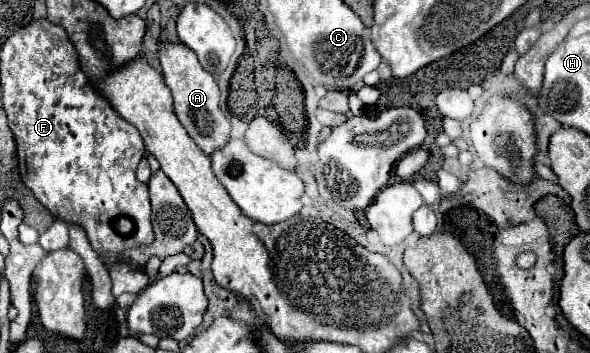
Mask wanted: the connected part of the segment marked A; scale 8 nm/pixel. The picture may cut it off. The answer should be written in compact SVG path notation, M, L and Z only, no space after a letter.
M183 43L161 45L161 67L163 67L165 85L171 89L175 101L175 113L179 121L187 129L189 137L203 149L203 153L211 157L213 151L227 145L231 133L231 121L219 107L219 87L215 77L199 65L197 57Z

